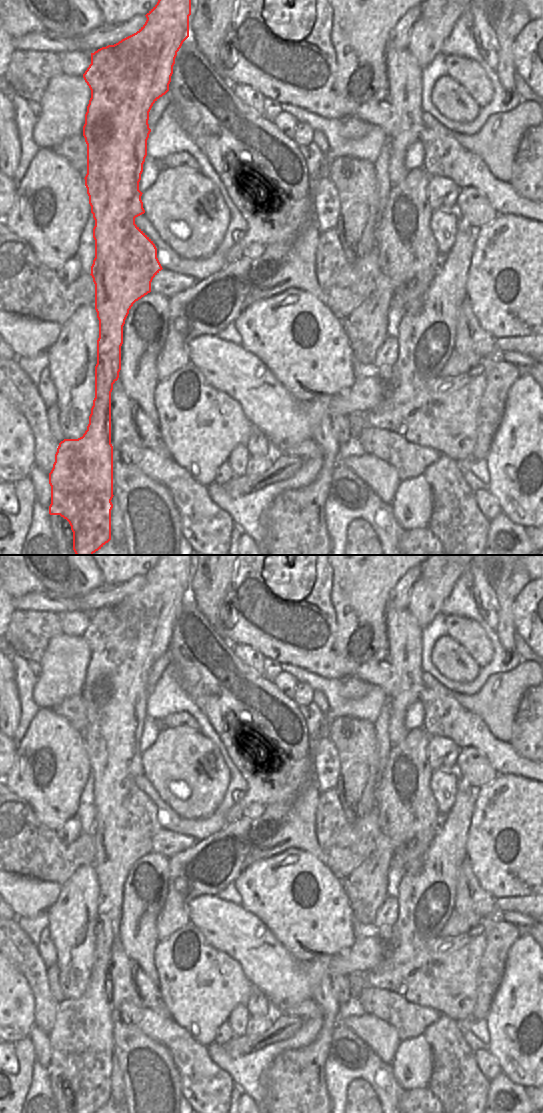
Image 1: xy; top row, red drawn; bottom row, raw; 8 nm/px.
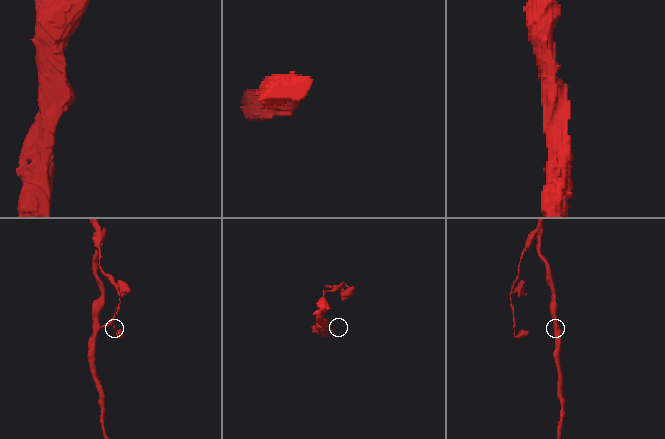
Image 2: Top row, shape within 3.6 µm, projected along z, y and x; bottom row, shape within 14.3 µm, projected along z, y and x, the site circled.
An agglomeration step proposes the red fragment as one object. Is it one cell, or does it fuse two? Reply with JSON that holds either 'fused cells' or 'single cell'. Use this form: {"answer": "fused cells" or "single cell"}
{"answer": "single cell"}

